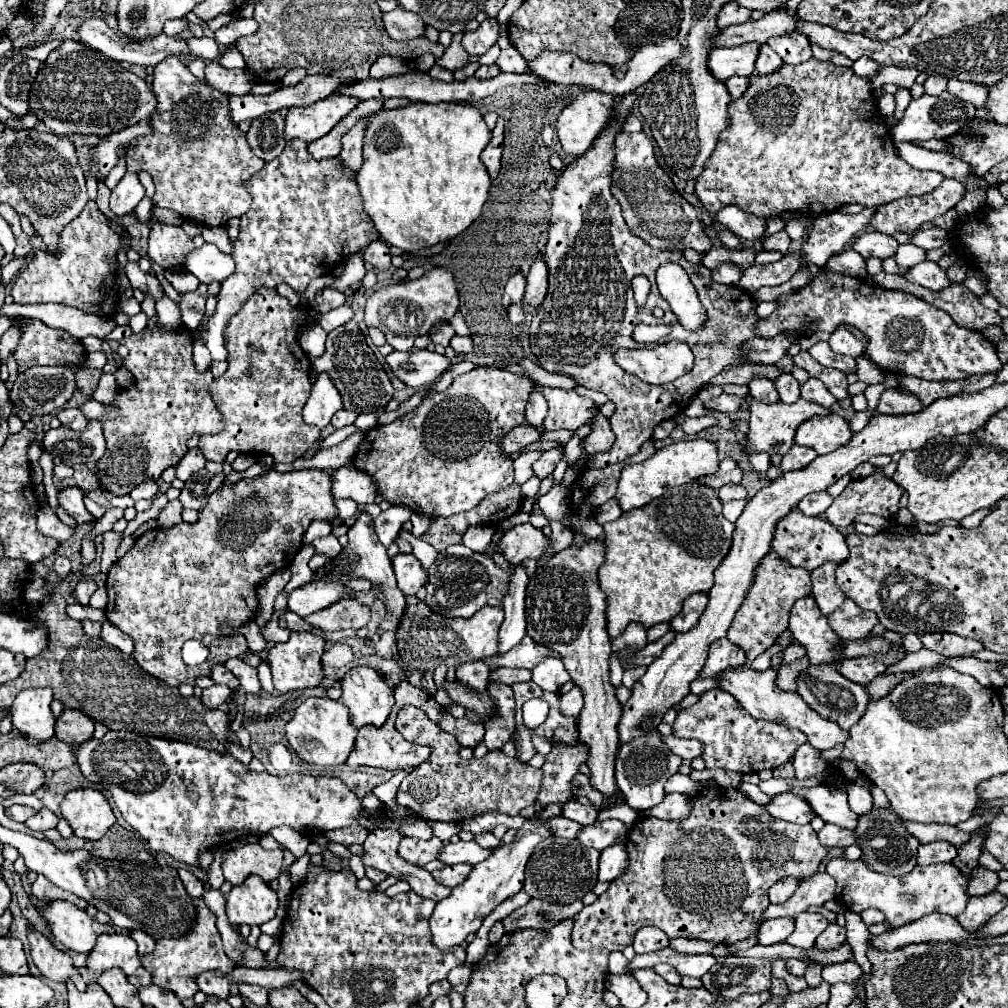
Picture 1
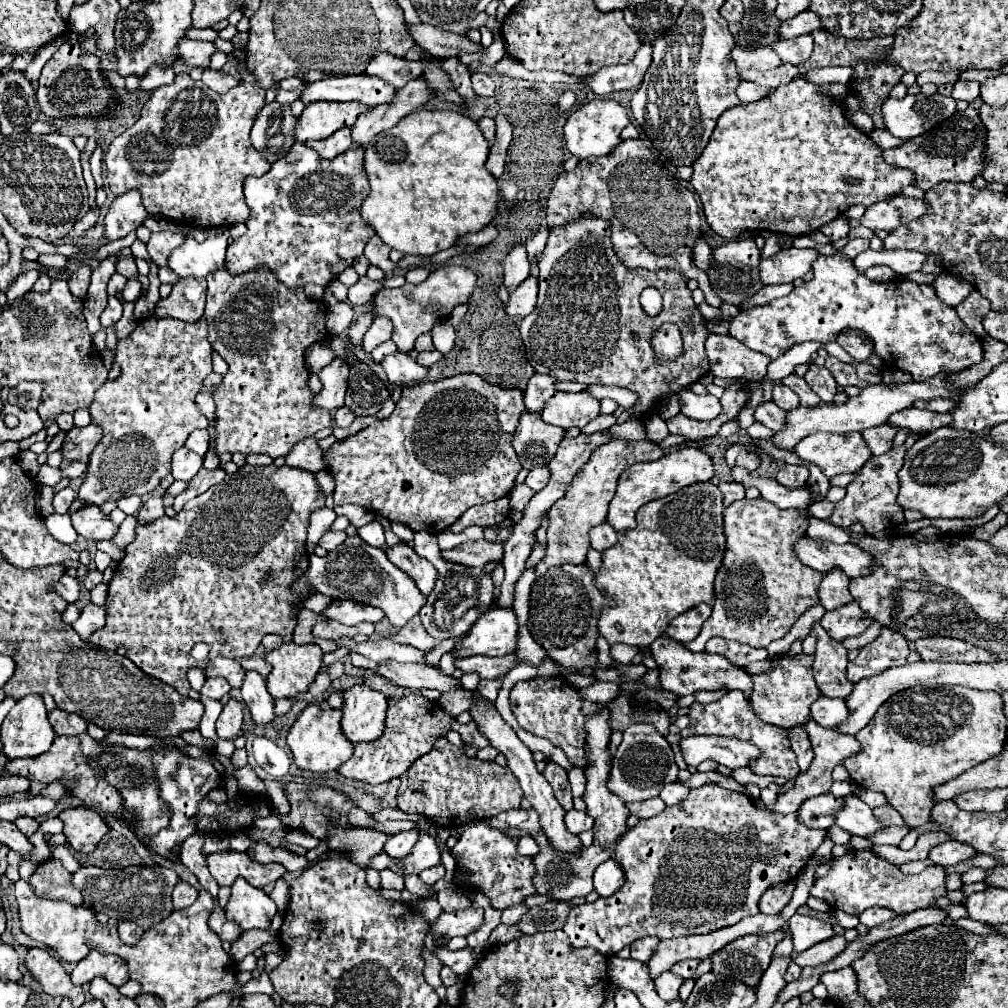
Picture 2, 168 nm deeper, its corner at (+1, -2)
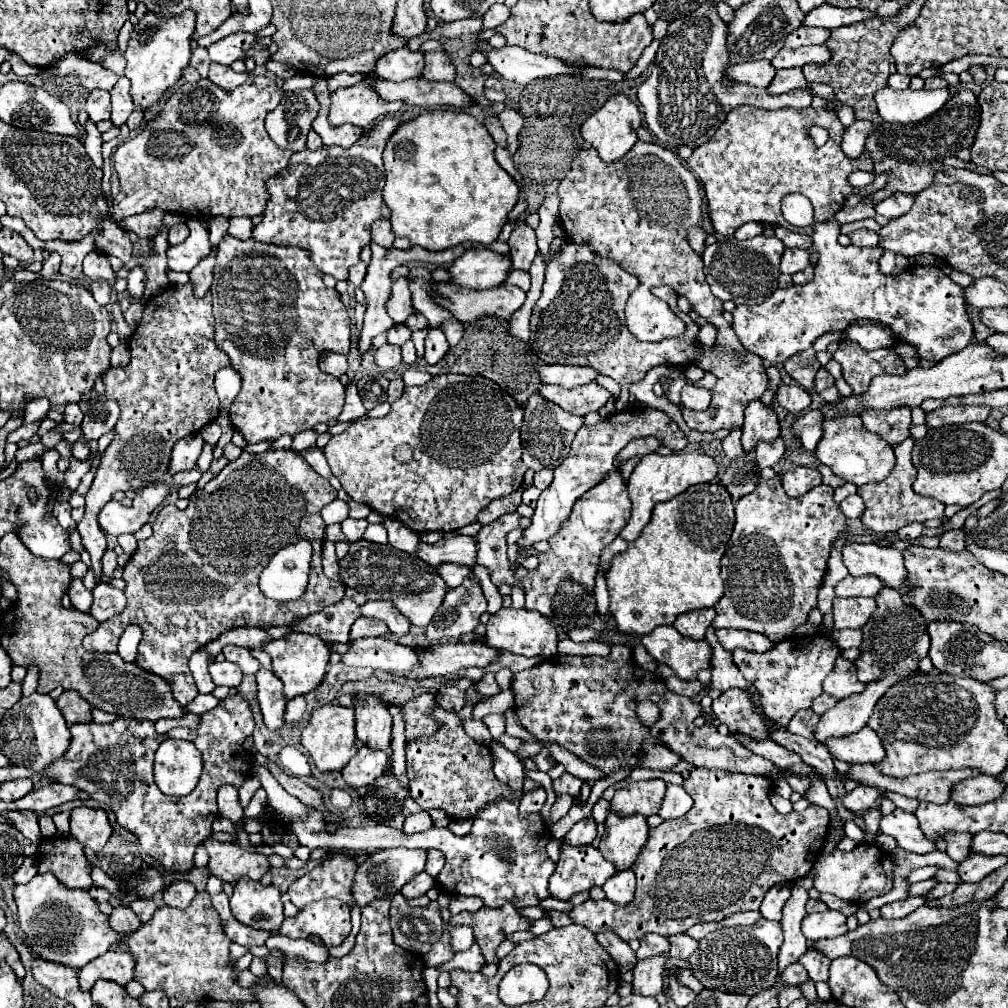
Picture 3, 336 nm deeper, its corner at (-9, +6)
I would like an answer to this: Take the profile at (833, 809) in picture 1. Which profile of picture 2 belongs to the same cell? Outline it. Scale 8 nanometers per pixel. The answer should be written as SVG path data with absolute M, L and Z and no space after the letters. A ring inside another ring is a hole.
M847 795L845 807L837 811L837 825L859 837L871 837L873 833L885 829L885 825L875 819L871 807L853 795Z

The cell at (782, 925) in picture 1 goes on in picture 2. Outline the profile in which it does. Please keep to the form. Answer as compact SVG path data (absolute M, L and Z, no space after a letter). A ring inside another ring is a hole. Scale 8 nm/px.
M783 931L767 935L745 935L725 945L711 957L711 973L723 977L737 977L749 987L757 987L757 981L771 963L775 945L783 939Z

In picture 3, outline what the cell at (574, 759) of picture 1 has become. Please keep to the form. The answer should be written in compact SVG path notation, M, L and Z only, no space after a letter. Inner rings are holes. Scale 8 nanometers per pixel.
M563 773L559 779L553 781L553 789L555 789L555 793L559 793L559 795L567 793L567 795L571 795L573 799L579 797L581 787L583 787L583 779L579 779L579 777L571 775L571 773Z

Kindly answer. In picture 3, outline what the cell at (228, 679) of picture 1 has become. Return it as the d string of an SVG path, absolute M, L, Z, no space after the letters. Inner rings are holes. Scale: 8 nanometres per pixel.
M227 645L227 647L223 647L223 655L225 655L227 661L237 663L237 665L243 669L243 673L257 673L259 667L261 667L259 661L257 661L257 659L251 655L251 651L245 649L245 647Z

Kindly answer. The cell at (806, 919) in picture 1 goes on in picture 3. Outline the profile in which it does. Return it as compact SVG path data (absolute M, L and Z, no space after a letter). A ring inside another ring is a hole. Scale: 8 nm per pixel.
M825 911L825 913L809 913L803 919L803 935L809 943L819 939L833 939L847 933L845 915L839 911Z

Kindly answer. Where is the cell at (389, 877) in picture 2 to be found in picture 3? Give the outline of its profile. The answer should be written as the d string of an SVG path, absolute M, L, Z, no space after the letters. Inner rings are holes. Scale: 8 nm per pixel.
M419 873L419 877L413 877L409 883L403 885L401 893L409 899L409 897L419 897L419 895L425 895L431 887L435 885L435 879L427 873Z

